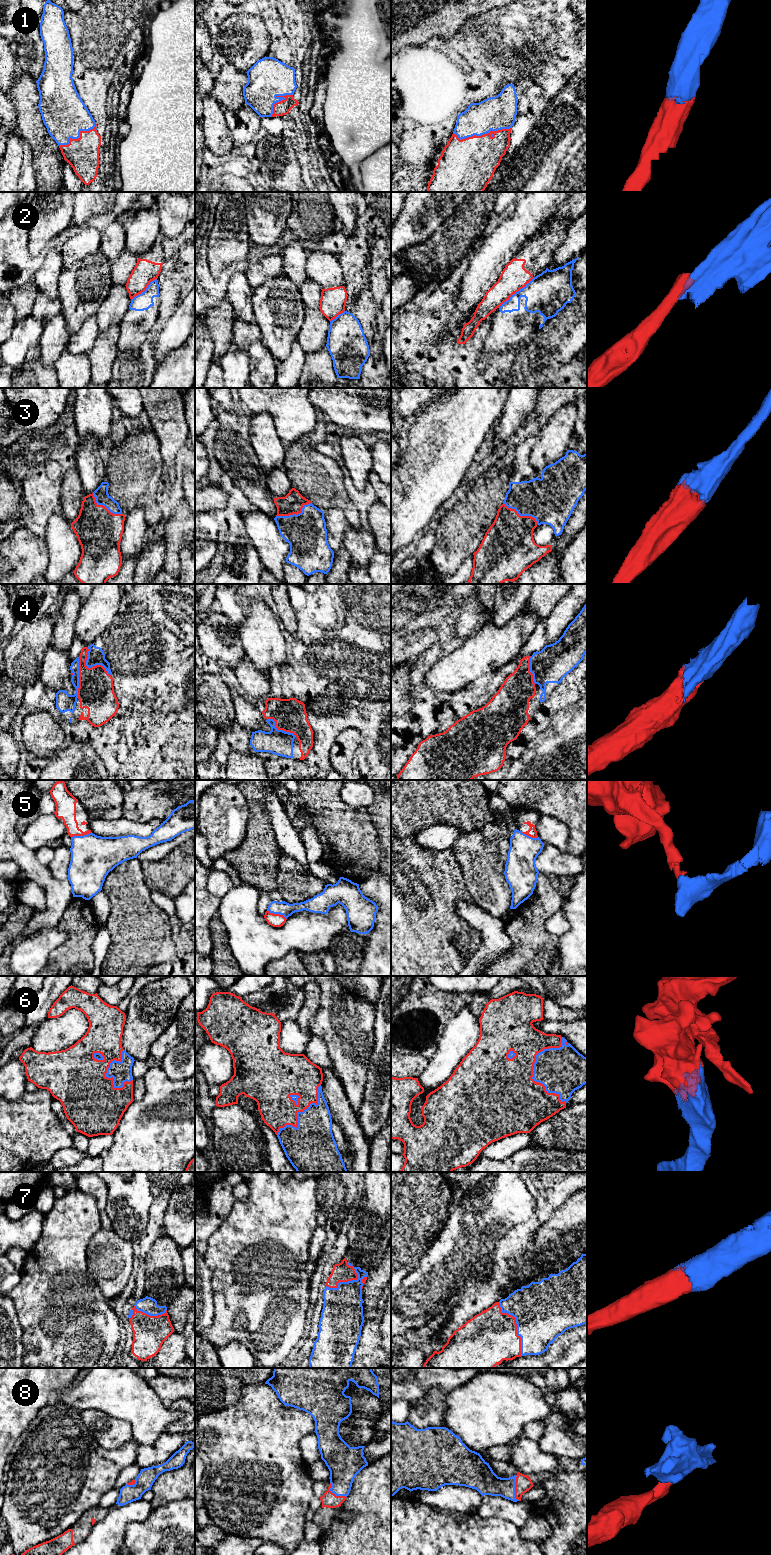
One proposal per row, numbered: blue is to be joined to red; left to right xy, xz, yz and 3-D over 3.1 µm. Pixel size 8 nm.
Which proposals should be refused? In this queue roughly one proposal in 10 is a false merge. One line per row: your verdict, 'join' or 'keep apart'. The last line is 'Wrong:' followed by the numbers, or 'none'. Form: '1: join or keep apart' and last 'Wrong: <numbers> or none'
1: join
2: keep apart
3: join
4: join
5: join
6: join
7: join
8: join
Wrong: 2

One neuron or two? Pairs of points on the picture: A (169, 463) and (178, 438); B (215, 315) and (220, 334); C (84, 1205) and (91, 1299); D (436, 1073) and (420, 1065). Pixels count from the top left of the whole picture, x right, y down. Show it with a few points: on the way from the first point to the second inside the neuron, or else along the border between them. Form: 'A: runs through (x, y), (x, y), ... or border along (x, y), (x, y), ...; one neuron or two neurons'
A: runs through (169, 457), (169, 447), (172, 444); one neuron
B: runs through (219, 320), (220, 329); one neuron
C: runs through (76, 1228), (76, 1276); one neuron
D: border along (429, 1060), (424, 1070), (417, 1077); two neurons

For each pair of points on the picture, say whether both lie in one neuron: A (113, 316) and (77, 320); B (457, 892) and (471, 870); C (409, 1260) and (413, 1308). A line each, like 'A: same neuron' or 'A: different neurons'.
A: different neurons
B: different neurons
C: different neurons

